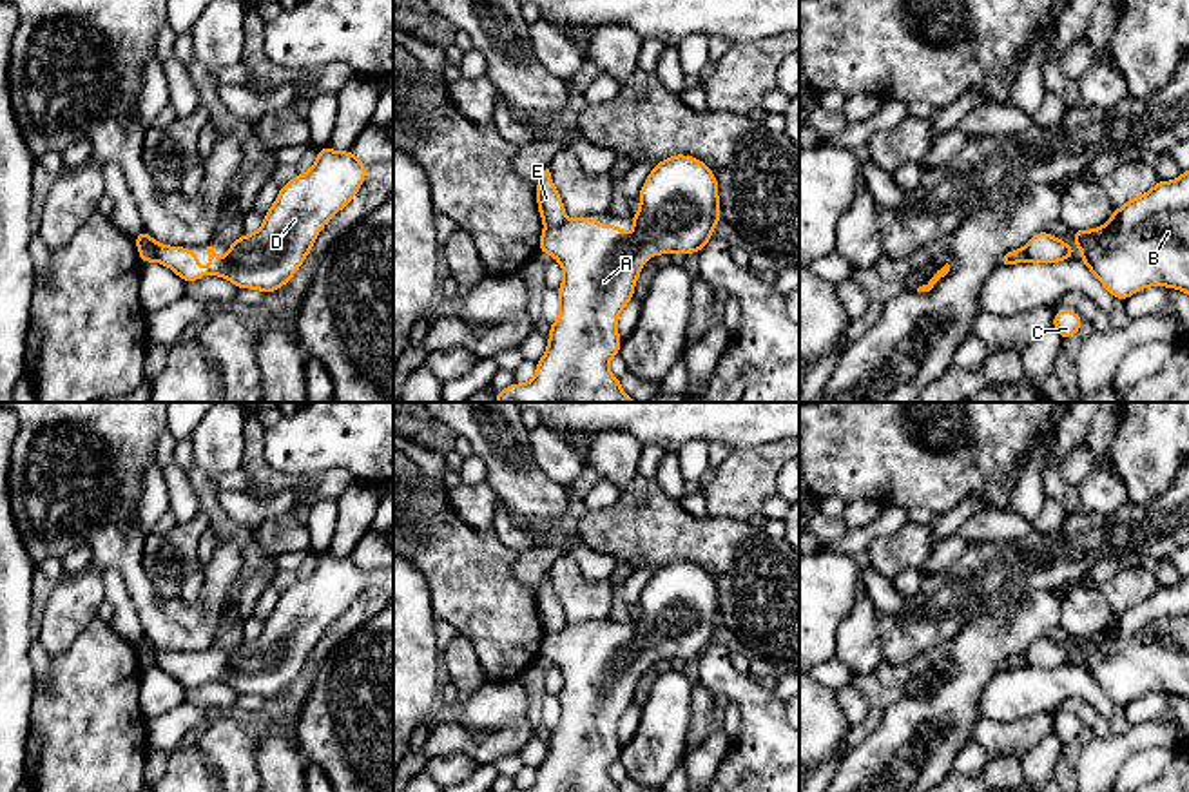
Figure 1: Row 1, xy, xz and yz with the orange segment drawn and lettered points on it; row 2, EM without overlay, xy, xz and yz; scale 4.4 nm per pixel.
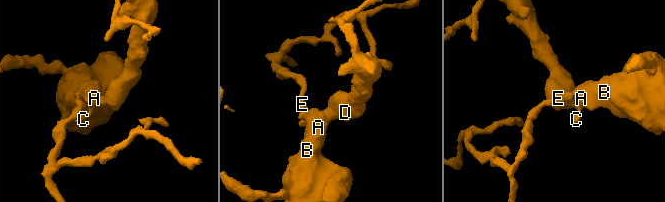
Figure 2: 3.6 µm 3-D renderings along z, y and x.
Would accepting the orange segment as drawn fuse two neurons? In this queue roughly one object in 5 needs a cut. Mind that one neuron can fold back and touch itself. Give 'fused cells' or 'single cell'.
fused cells

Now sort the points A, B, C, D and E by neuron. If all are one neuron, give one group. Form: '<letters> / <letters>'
A B C D / E

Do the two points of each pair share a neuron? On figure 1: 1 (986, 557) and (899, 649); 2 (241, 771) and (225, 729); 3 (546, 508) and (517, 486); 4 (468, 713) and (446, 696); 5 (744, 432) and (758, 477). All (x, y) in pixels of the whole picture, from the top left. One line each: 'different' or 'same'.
1: same
2: same
3: same
4: different
5: different

